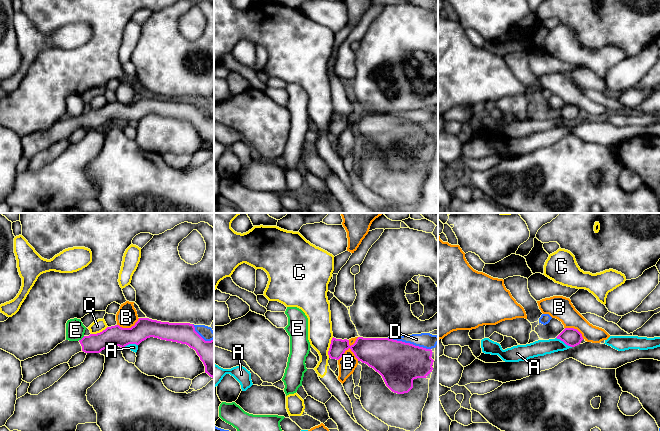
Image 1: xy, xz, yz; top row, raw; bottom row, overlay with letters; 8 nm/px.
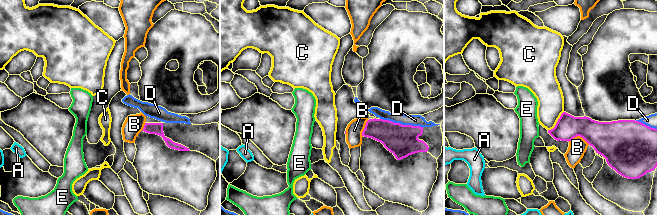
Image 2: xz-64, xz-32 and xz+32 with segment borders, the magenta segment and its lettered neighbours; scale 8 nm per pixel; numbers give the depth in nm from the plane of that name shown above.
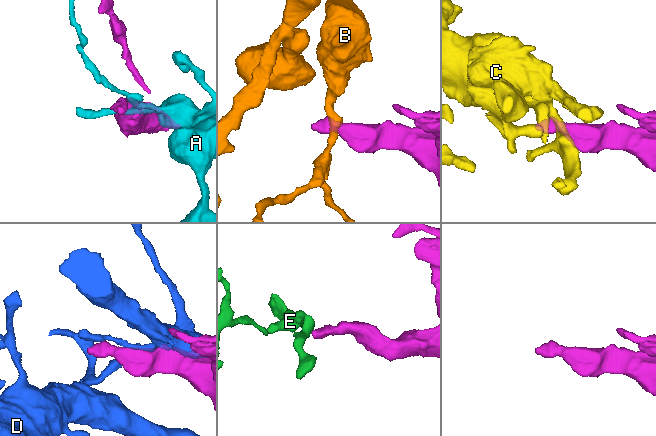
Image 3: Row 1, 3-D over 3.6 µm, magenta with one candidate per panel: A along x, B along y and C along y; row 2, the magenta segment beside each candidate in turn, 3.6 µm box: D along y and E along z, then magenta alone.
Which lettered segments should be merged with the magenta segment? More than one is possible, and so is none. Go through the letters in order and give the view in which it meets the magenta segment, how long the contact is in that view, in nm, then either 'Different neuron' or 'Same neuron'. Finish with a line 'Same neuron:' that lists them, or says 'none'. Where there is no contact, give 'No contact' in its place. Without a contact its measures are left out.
A: Touches magenta in yz. Shared border 150 nm. Different neuron
B: Touches magenta in xz. Shared border 260 nm. Different neuron
C: Touches magenta in xz. Shared border 170 nm. Different neuron
D: Touches magenta in xz. Shared border 360 nm. Different neuron
E: Touches magenta in xy. Shared border 70 nm. Different neuron
Same neuron: none

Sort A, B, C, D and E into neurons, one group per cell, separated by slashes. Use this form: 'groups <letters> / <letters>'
groups A / B / C / D / E

